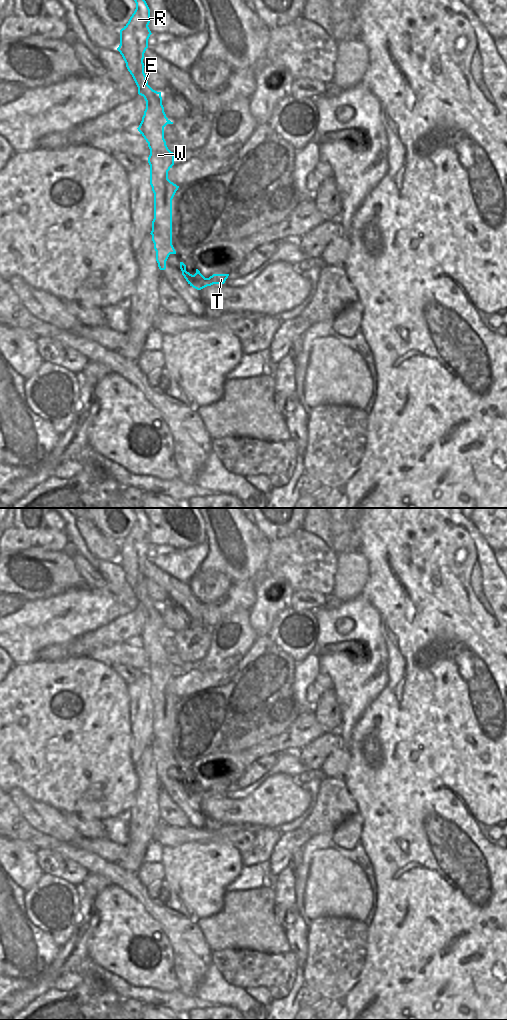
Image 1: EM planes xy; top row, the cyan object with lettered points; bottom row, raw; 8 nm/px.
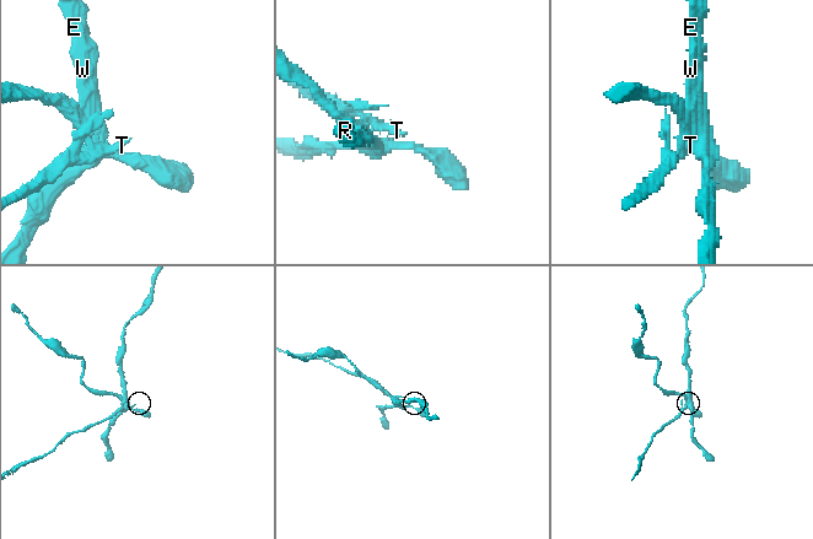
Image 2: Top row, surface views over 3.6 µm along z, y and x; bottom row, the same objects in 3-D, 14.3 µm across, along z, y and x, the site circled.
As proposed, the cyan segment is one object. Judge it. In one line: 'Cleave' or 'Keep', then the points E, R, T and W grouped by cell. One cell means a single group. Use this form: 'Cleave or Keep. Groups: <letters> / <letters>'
Cleave. Groups: E R W / T

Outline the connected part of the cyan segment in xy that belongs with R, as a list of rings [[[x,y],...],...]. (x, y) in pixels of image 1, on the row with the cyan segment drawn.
[[[145,0],[134,1],[136,9],[128,23],[120,30],[120,45],[117,50],[138,87],[138,94],[146,101],[146,109],[137,129],[150,149],[148,163],[150,185],[154,193],[152,226],[155,226],[164,237],[166,251],[169,254],[176,254],[172,245],[172,199],[179,186],[168,179],[168,171],[174,165],[176,154],[168,149],[164,139],[164,127],[173,122],[166,117],[161,92],[153,90],[148,85],[144,73],[144,53],[152,34],[148,27],[150,9]]]

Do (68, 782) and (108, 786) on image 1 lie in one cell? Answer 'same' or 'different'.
same

